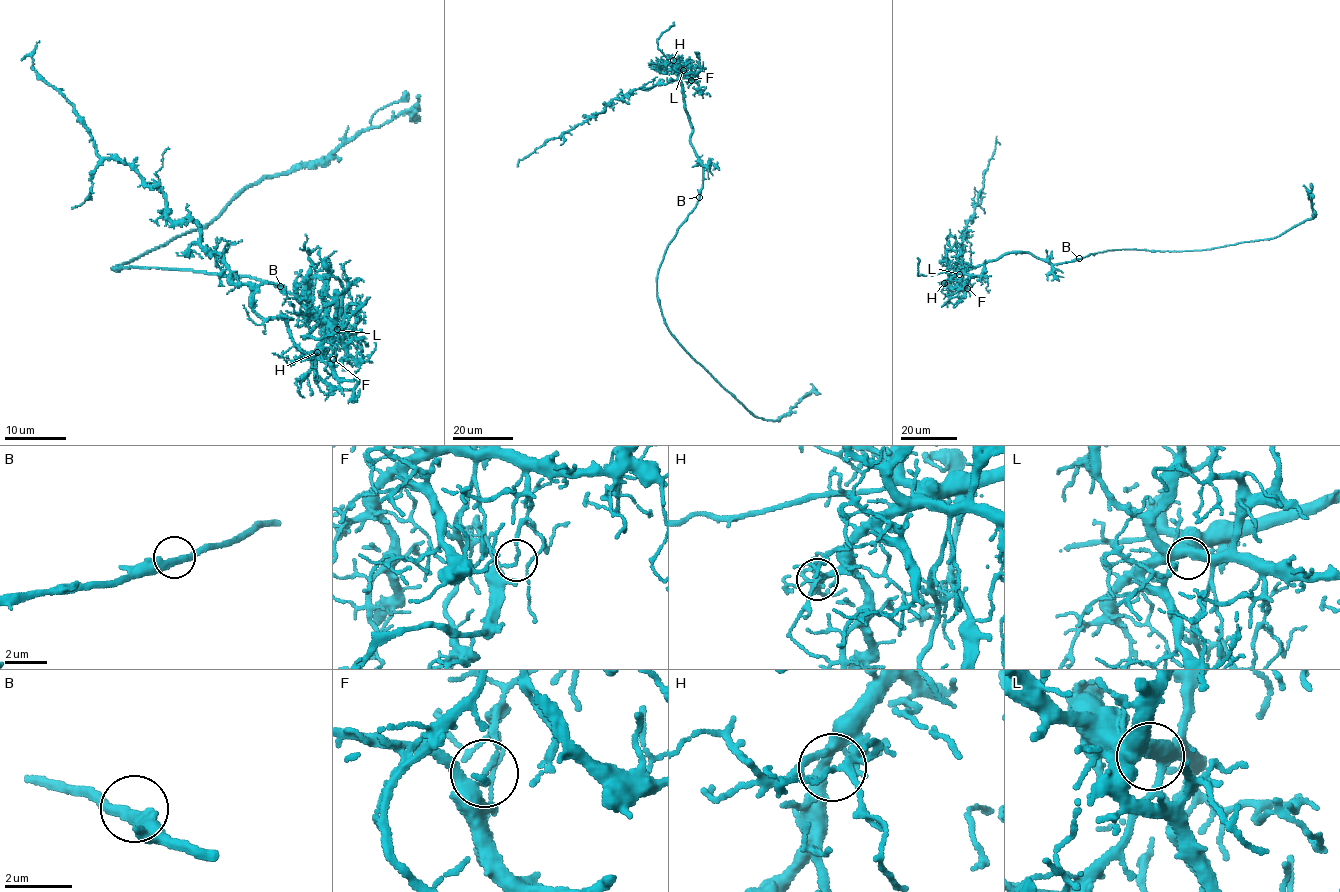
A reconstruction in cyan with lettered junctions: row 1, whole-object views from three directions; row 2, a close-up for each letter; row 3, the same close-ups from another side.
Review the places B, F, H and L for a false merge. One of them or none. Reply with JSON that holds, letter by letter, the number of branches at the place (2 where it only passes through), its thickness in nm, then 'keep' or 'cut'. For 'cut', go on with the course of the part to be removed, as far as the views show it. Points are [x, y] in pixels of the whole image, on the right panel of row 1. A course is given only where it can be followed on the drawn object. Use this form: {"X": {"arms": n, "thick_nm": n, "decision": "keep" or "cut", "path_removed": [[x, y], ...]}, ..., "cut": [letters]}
{"B": {"arms": 2, "thick_nm": 380, "decision": "keep"}, "F": {"arms": 2, "thick_nm": 130, "decision": "cut", "path_removed": [[967, 288], [962, 282], [964, 270], [960, 250], [963, 233], [966, 225], [973, 218], [997, 136]]}, "H": {"arms": 4, "thick_nm": 140, "decision": "keep"}, "L": {"arms": 2, "thick_nm": 500, "decision": "keep"}, "cut": ["F"]}

